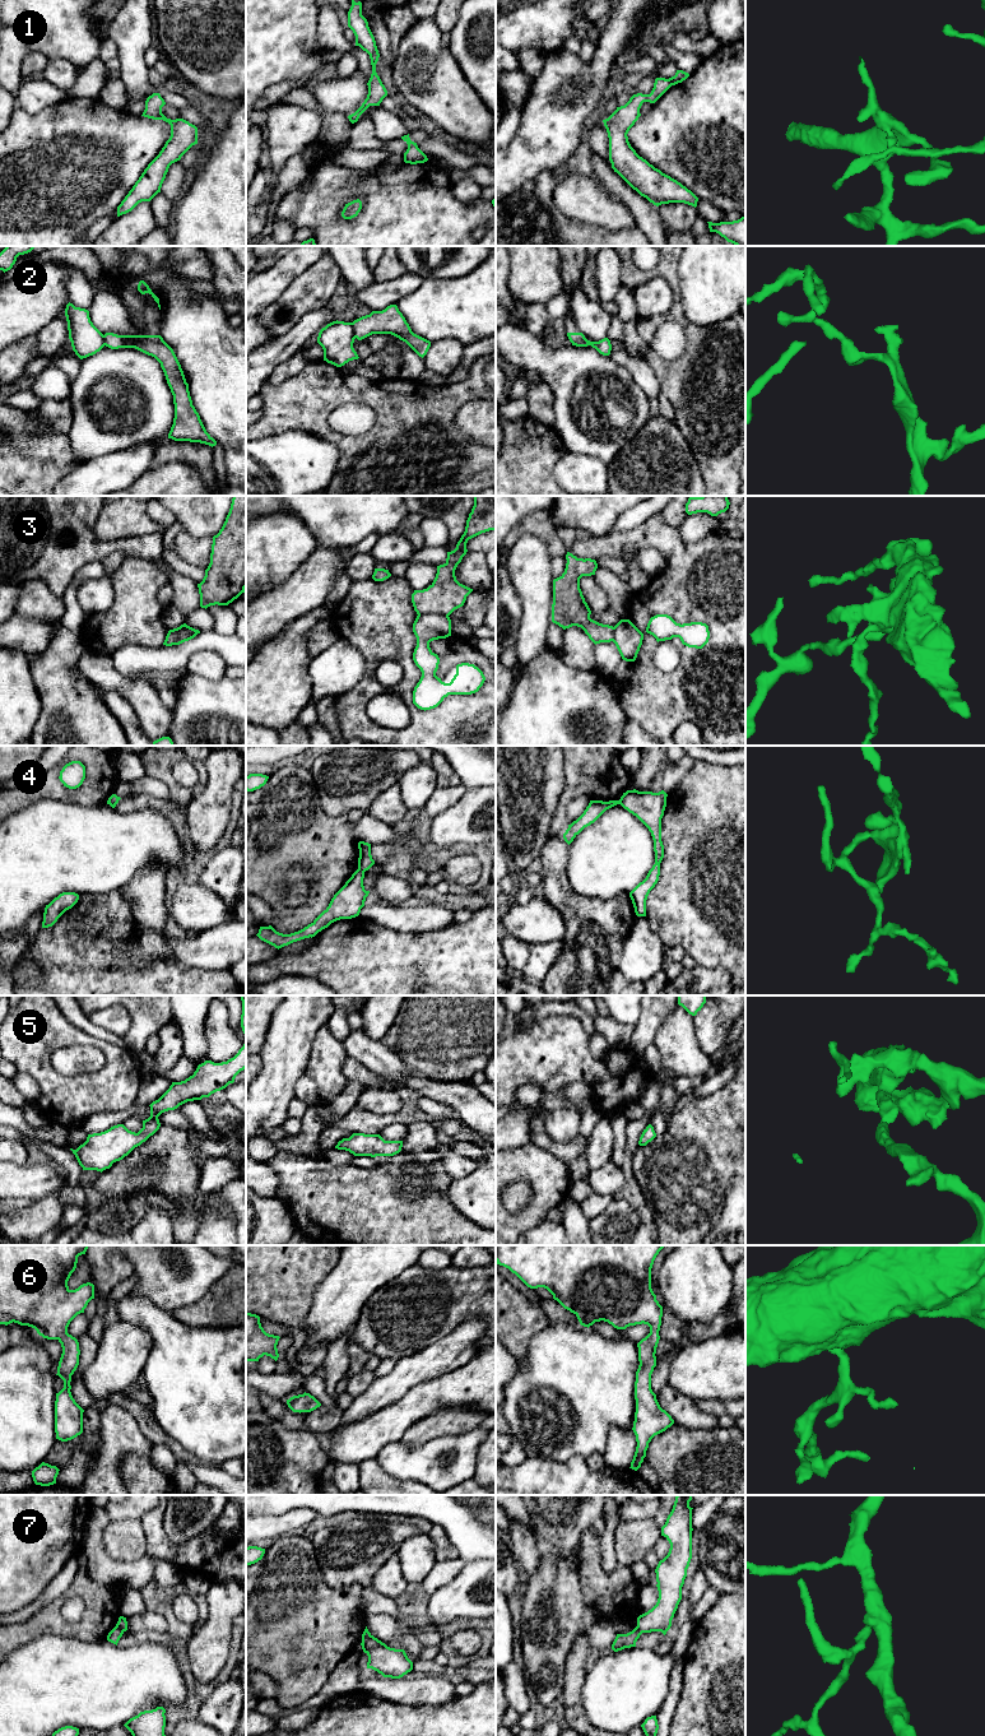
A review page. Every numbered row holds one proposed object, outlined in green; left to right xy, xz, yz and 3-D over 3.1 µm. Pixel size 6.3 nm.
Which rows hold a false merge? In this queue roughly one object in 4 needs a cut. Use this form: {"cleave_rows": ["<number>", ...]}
{"cleave_rows": ["2", "3", "4", "7"]}

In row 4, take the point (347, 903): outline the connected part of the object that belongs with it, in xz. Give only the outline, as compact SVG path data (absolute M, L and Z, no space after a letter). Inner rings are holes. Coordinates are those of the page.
M357 869L345 885L334 895L329 906L303 929L291 934L283 934L269 925L260 927L256 936L261 941L279 950L293 942L315 937L319 932L336 920L358 916L361 909L364 906L366 897L370 893L370 891L364 890L363 878L364 872Z

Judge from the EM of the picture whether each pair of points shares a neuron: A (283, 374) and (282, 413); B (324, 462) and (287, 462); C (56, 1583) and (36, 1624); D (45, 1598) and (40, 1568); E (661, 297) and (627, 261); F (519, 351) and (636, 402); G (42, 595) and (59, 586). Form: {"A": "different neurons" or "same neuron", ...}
{"A": "different neurons", "B": "same neuron", "C": "different neurons", "D": "different neurons", "E": "different neurons", "F": "same neuron", "G": "different neurons"}

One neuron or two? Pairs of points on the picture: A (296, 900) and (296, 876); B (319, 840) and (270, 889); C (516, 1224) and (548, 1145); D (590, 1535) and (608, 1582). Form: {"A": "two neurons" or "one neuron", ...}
{"A": "one neuron", "B": "one neuron", "C": "two neurons", "D": "one neuron"}

